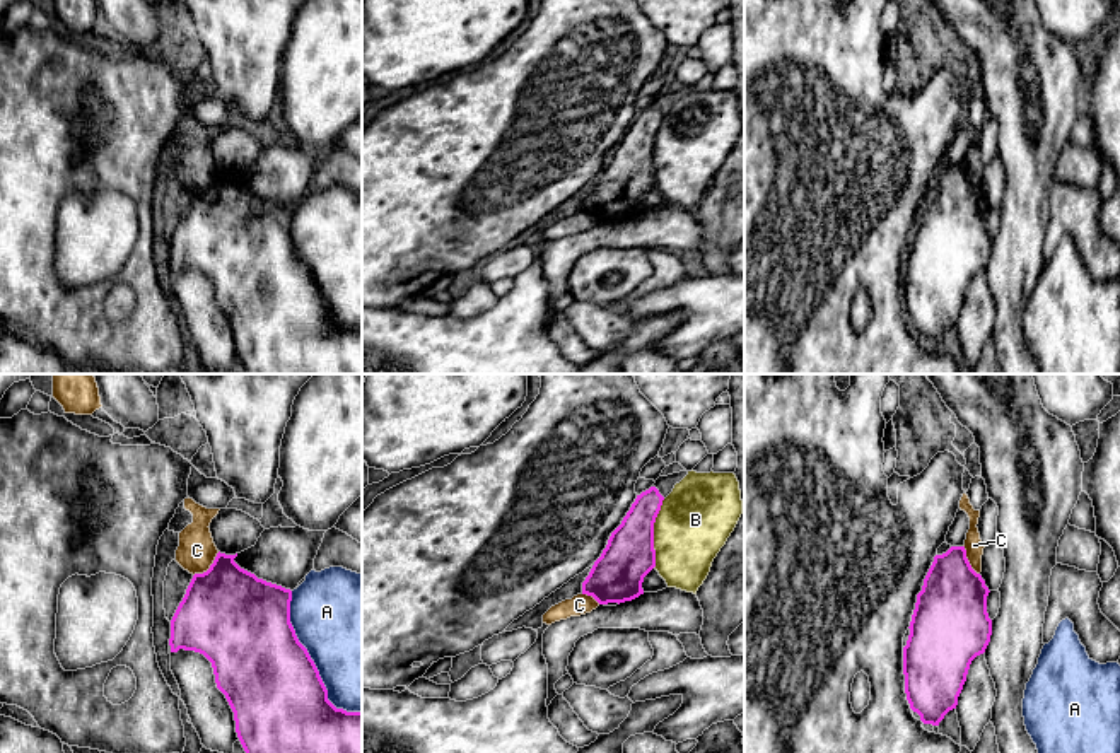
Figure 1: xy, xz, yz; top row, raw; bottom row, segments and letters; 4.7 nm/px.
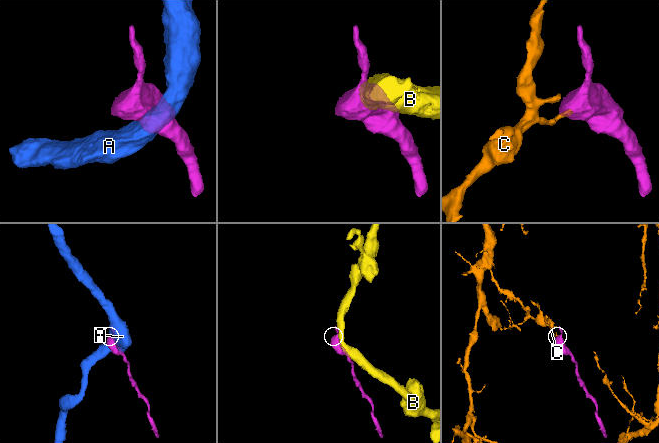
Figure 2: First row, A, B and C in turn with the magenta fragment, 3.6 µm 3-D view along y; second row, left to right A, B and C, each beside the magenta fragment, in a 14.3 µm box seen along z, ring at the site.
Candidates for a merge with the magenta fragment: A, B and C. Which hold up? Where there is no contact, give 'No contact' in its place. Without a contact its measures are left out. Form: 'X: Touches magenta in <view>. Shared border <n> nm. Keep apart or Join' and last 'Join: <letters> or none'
A: Touches magenta in xy. Shared border 650 nm. Keep apart
B: Touches magenta in xz. Shared border 340 nm. Keep apart
C: Touches magenta in xy. Shared border 170 nm. Keep apart
Join: none

